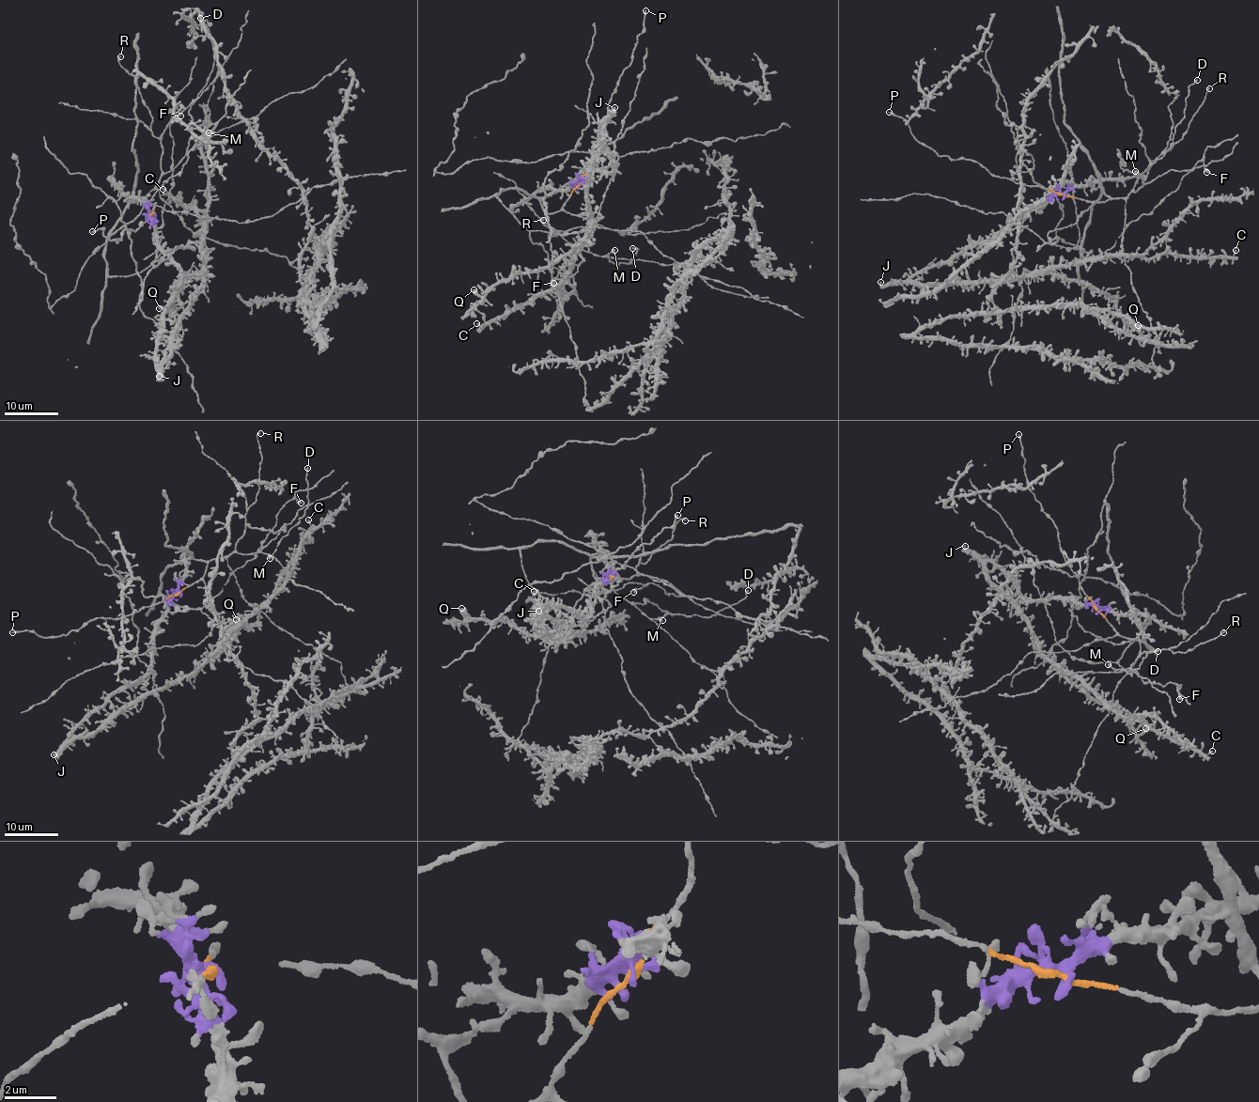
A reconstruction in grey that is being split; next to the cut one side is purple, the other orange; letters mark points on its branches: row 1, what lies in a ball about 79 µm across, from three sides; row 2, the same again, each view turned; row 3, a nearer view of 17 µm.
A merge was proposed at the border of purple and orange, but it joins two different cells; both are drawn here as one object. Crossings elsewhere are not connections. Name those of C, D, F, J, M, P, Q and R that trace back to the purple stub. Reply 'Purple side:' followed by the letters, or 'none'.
Purple side: C, J, Q

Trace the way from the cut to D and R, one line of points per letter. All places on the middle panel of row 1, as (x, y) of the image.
D: (578, 183), (564, 206), (546, 215), (547, 224), (616, 265), (631, 261), (638, 251), (631, 248)
R: (578, 183), (564, 206), (546, 215), (549, 226), (565, 232), (556, 230), (552, 236), (540, 218), (543, 220)

